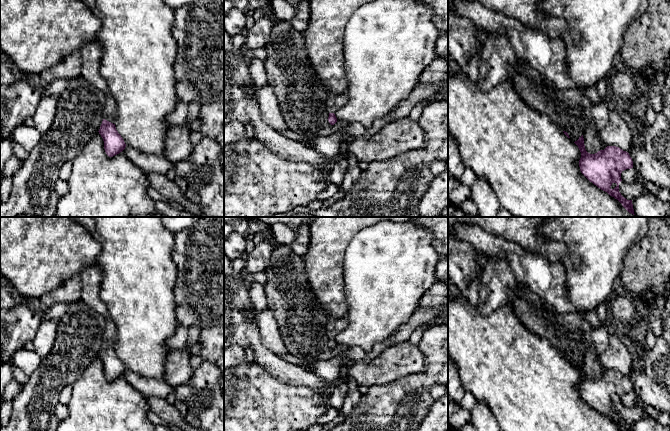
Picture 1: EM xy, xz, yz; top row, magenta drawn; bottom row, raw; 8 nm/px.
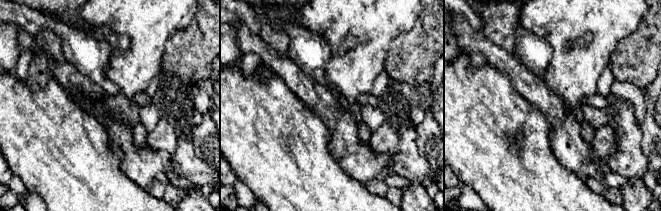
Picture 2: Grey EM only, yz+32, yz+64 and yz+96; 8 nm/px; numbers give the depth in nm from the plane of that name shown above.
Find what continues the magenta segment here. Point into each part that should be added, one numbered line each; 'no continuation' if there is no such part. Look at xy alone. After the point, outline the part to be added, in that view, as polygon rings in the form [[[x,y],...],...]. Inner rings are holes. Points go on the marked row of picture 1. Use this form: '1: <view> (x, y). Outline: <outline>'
1: xy (109, 111). Outline: [[[106,92],[106,103],[103,109],[103,117],[105,120],[115,123],[116,102],[111,94]]]

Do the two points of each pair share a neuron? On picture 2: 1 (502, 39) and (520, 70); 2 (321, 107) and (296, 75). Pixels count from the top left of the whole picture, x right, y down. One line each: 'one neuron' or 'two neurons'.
1: two neurons
2: one neuron

